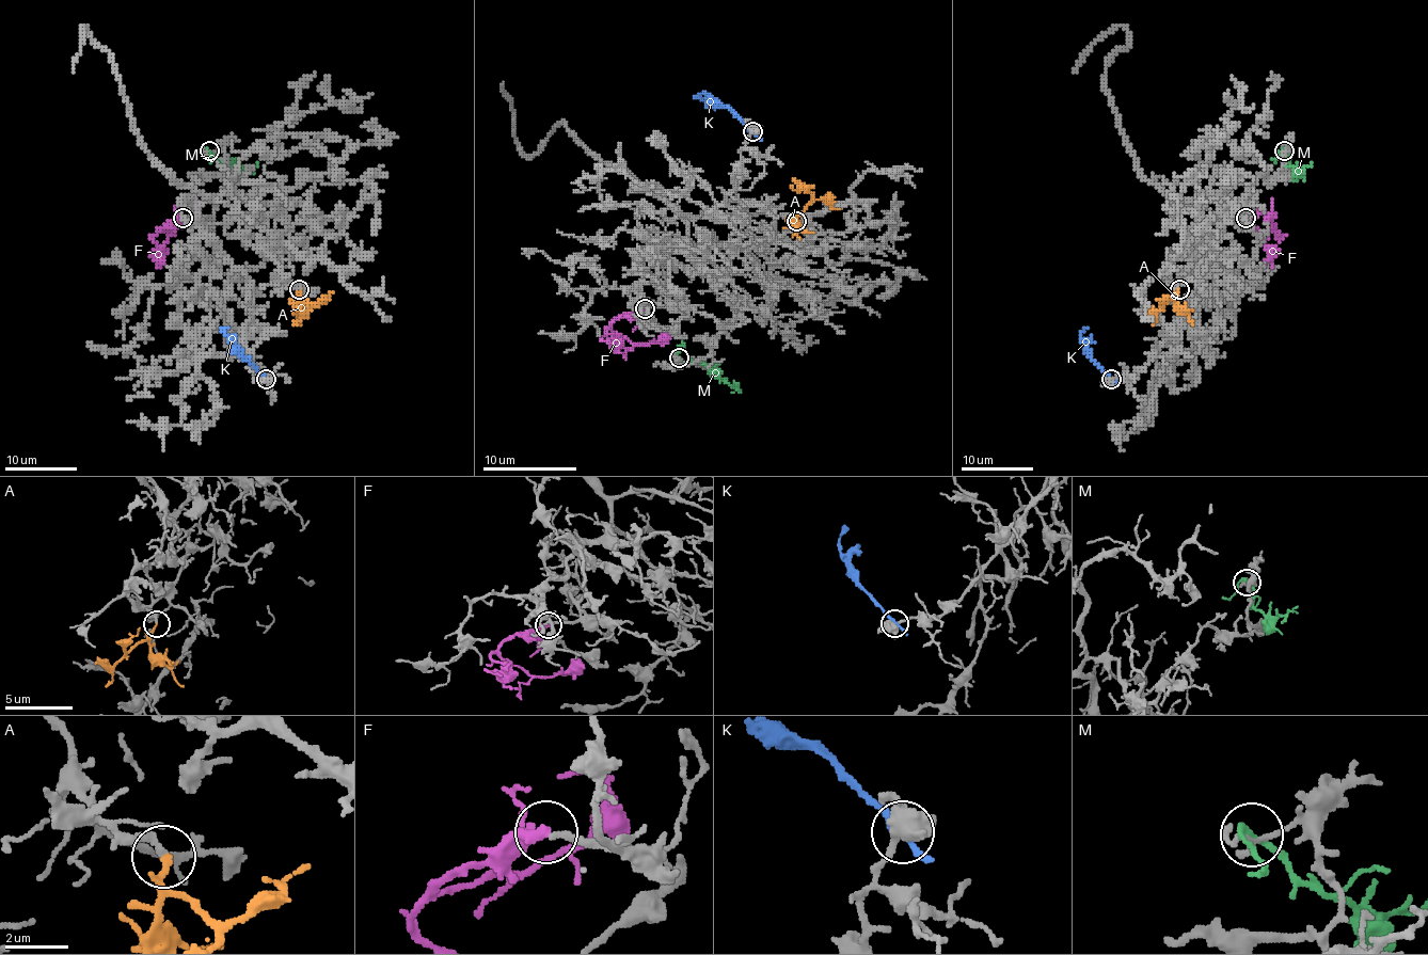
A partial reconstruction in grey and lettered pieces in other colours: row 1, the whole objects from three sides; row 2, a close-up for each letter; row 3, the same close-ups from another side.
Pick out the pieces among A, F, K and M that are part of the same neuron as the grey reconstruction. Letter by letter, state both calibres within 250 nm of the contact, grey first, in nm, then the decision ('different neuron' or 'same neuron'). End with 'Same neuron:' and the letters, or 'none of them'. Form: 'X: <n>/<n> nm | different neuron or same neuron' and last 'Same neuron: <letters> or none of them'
A: 130/140 nm | same neuron
F: 200/360 nm | same neuron
K: 600/180 nm | different neuron
M: 190/170 nm | different neuron
Same neuron: A, F

